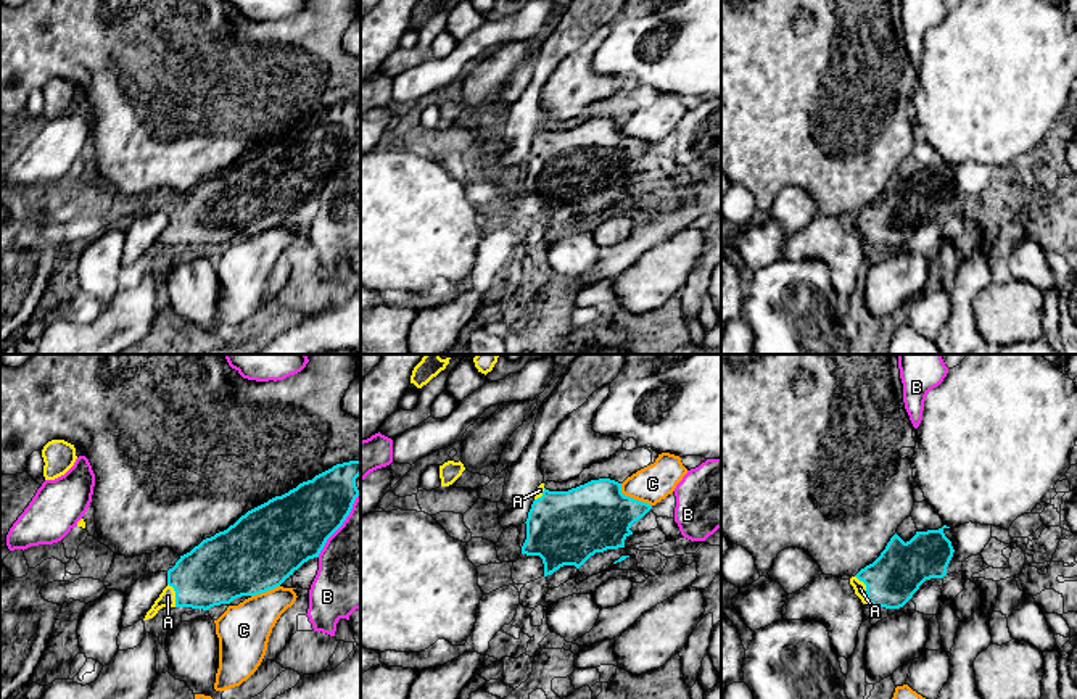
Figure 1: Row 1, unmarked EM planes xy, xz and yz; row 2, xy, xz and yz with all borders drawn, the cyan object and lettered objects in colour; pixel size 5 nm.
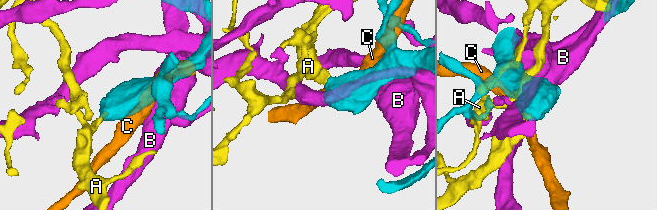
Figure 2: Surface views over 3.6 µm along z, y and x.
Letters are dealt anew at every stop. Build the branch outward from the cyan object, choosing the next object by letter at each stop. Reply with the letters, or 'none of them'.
A

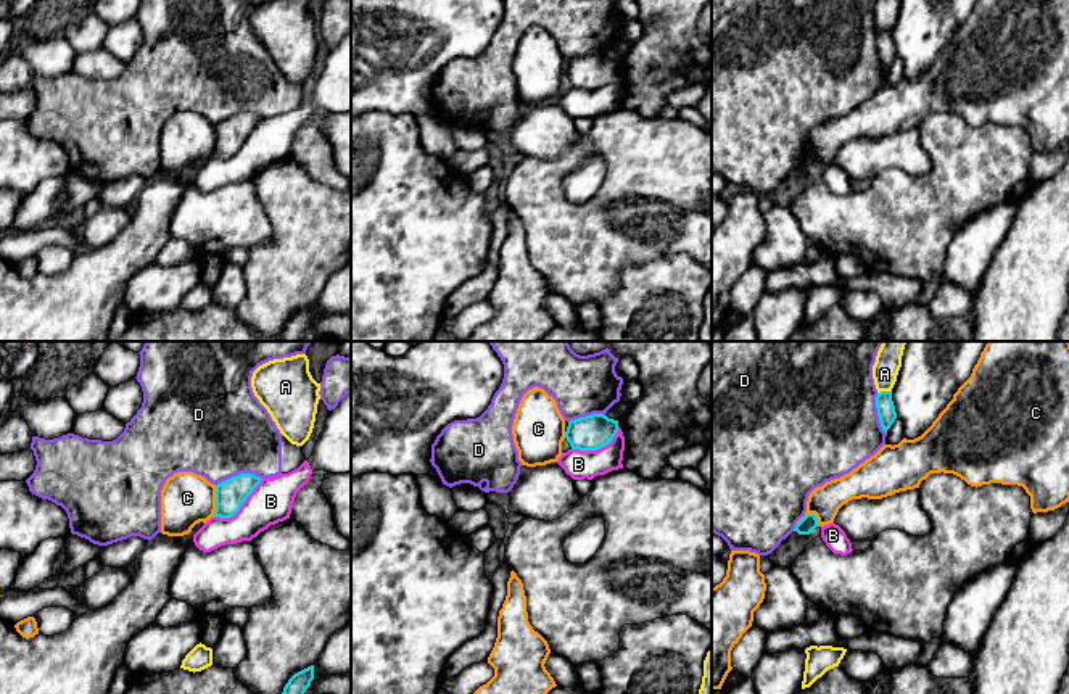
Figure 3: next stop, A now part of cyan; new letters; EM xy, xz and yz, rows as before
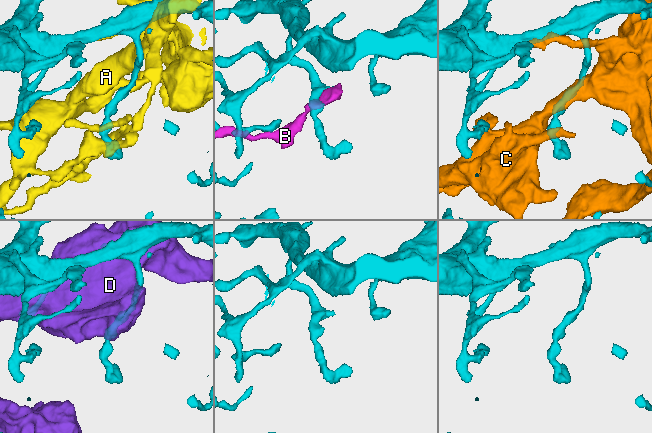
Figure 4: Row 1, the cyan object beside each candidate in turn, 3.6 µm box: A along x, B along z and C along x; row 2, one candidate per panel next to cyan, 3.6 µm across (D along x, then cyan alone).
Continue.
none of them

